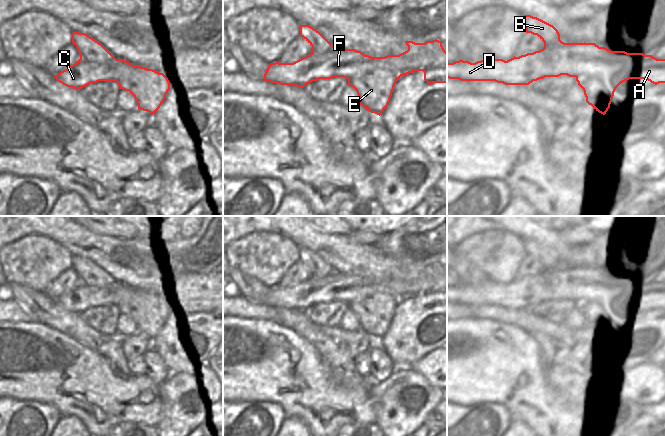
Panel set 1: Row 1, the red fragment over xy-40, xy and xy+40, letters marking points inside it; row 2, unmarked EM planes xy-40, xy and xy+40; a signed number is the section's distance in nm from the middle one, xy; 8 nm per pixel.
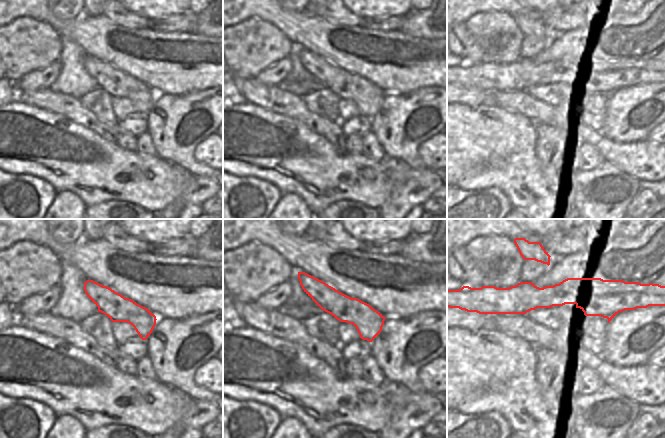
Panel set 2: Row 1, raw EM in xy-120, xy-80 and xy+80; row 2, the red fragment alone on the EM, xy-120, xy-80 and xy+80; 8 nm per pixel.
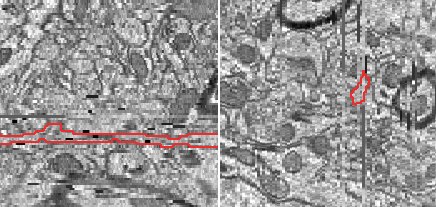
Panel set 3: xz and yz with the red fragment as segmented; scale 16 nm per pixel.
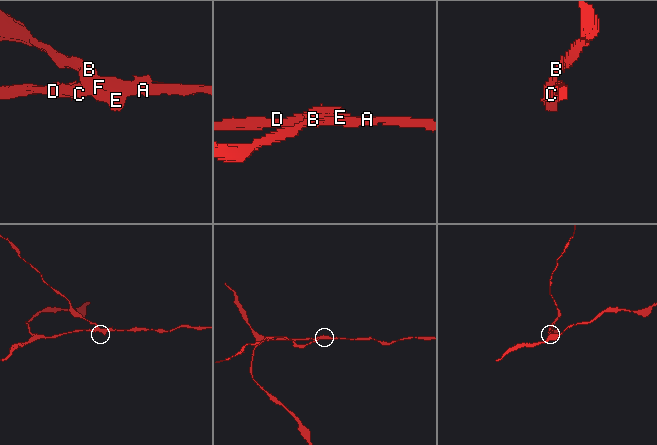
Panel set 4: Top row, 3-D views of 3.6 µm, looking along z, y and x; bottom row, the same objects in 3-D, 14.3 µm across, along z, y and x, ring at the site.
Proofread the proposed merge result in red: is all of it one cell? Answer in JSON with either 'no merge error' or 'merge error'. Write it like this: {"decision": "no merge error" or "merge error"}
{"decision": "merge error"}

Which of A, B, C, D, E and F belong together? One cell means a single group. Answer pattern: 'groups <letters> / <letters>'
groups A C D F / B E

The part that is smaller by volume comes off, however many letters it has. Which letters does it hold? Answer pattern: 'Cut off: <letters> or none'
Cut off: B, E

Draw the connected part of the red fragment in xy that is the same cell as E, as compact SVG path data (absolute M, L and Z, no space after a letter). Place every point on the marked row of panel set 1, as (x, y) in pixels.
M375 69L365 75L348 79L348 85L356 90L361 106L380 116L390 102L396 82L403 75L389 69Z

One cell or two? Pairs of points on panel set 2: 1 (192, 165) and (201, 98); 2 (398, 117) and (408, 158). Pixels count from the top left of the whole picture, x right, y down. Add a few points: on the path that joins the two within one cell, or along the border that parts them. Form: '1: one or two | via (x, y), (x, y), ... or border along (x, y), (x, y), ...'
1: one | via (179, 148), (175, 142), (175, 128), (184, 114)
2: one | via (400, 127), (400, 141), (405, 148)

